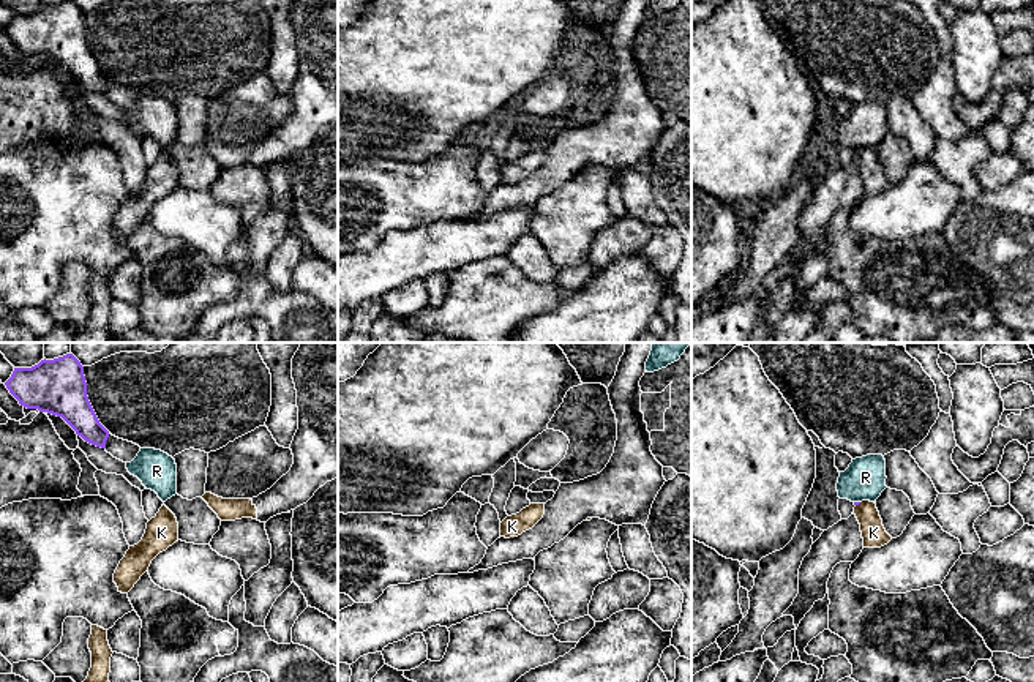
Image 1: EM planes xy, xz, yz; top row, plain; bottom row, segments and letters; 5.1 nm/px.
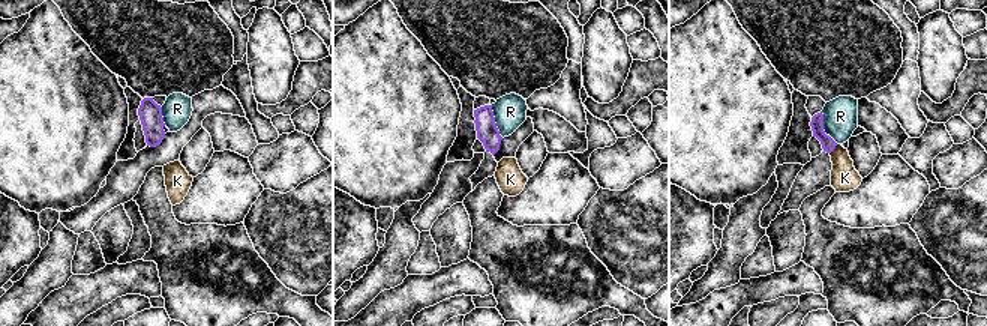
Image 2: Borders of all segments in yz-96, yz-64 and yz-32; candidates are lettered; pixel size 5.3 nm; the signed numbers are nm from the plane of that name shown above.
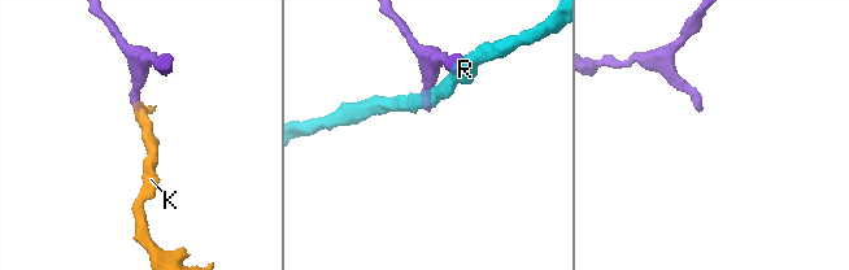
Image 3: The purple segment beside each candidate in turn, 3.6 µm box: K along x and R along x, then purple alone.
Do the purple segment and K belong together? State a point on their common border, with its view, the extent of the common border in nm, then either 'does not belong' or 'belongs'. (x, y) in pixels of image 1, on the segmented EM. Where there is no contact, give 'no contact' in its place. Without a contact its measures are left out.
yz (857, 504) | 40 nm | does not belong

